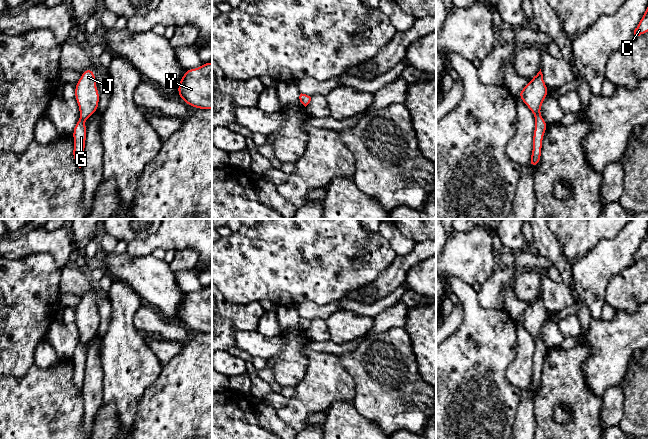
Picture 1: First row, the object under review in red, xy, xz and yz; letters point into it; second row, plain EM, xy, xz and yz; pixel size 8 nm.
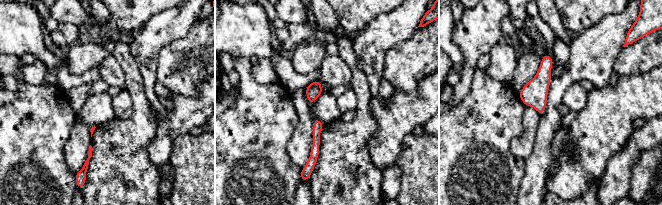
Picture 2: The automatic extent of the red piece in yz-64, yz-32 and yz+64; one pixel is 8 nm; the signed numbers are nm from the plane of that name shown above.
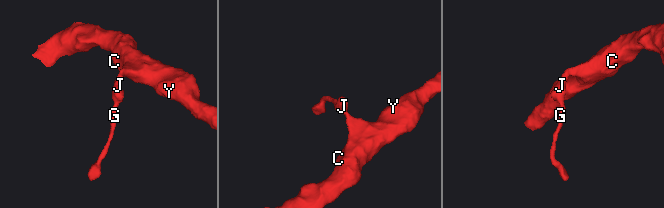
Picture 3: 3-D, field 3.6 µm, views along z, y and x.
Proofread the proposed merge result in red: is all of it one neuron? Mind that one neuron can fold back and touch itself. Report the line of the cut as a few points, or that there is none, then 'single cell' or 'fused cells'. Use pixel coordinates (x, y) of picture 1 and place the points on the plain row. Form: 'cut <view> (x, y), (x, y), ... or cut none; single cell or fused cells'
cut none; single cell

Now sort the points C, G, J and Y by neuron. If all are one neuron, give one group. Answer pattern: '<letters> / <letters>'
C G J Y

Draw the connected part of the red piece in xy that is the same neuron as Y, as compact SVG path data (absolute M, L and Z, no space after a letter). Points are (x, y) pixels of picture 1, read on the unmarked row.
M212 286L187 293L178 308L178 319L189 330L212 333Z

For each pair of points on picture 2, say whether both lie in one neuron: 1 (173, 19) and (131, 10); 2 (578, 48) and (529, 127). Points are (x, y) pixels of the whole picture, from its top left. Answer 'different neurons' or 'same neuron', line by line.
1: different neurons
2: different neurons

